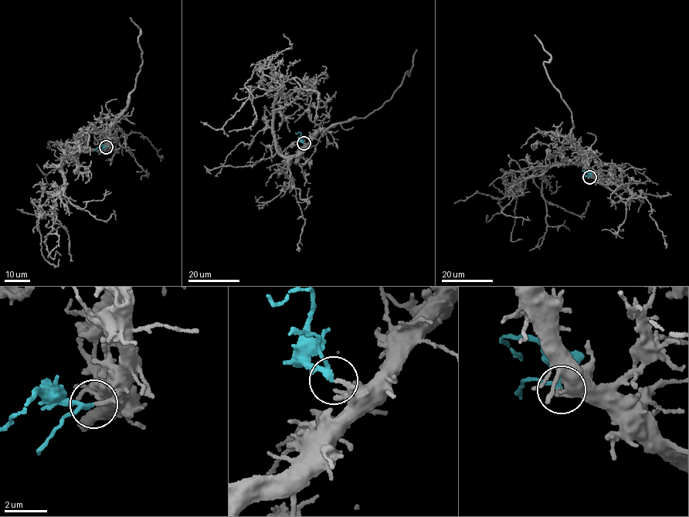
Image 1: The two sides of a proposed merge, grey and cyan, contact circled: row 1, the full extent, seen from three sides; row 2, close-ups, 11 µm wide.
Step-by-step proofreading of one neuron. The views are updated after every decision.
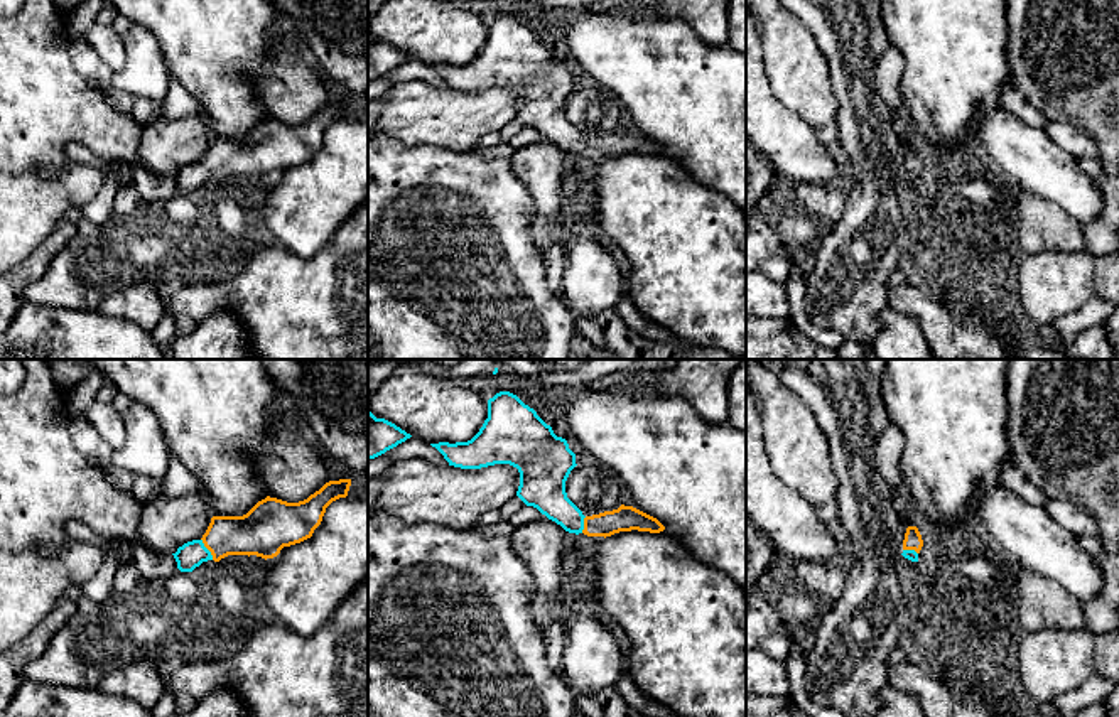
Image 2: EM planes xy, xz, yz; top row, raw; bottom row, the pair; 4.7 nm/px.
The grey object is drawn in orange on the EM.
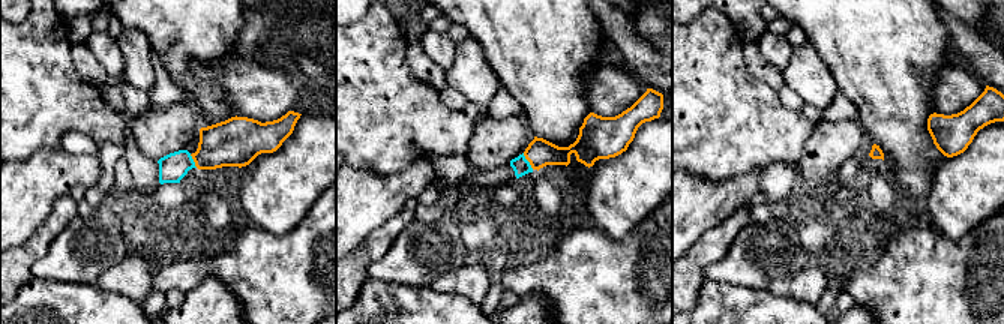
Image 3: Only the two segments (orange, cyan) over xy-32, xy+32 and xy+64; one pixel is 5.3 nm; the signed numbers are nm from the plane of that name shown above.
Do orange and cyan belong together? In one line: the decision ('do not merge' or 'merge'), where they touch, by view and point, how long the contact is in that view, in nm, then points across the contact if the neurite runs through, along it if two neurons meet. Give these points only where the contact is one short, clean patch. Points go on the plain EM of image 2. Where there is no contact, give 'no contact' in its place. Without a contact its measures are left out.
merge | xy (206, 169) | 120 nm | across xy (257, 156), (225, 157), (206, 169), (193, 176)

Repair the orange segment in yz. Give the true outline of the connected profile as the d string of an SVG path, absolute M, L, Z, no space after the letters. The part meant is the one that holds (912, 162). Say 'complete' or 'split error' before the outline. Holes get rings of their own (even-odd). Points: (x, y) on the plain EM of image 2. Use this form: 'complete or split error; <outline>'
split error; M908 148L903 162L903 179L918 184L918 175L923 169L922 157L916 148Z

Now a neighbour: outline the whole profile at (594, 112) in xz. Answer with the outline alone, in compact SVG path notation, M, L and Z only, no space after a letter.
M603 86L576 88L565 103L565 115L584 138L618 132L626 118L618 96Z

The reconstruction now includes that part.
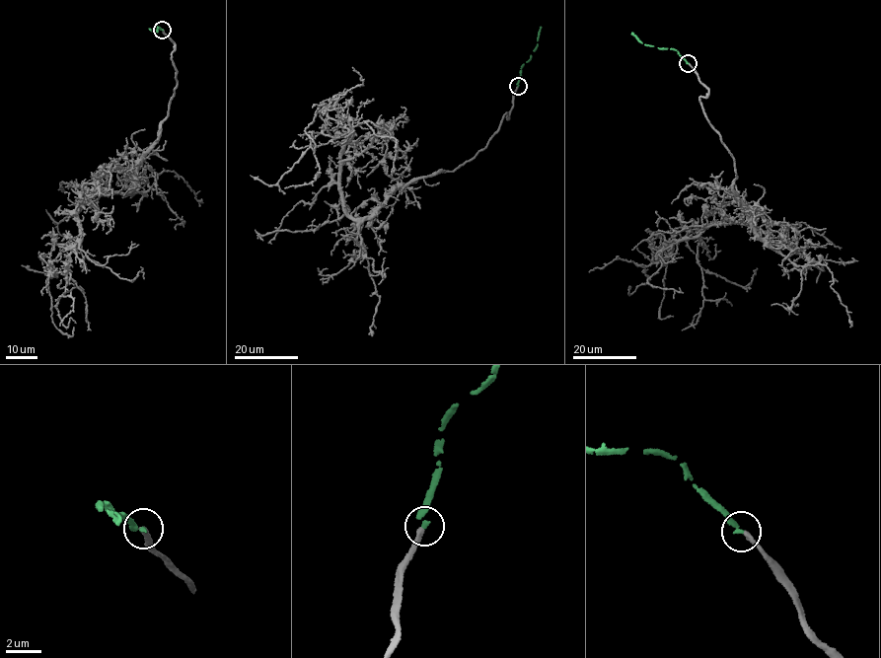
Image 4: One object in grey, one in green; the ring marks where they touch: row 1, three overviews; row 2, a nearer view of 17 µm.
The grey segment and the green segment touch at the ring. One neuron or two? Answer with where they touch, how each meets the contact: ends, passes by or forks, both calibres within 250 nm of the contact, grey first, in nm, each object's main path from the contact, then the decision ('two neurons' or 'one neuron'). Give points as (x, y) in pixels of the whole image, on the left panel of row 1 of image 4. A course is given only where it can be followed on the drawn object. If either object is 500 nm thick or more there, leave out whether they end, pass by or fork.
(162, 30) | grey ends | green ends | 280/260 nm | grey via (163, 30), (177, 88), (159, 140), (132, 188), (76, 208), (67, 272), (47, 278), (53, 324), (73, 327) | green via (162, 30), (155, 25), (157, 32), (148, 28) | one neuron

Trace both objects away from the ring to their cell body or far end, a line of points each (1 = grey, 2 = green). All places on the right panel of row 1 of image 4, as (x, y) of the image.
1: (688, 63), (752, 230), (779, 247), (723, 220), (663, 248), (658, 310), (673, 316)
2: (688, 63), (676, 50), (645, 44), (631, 32)

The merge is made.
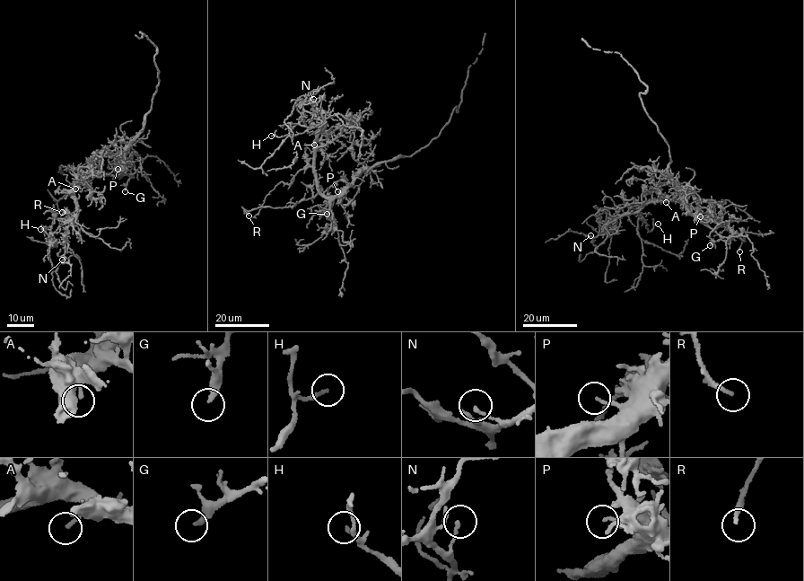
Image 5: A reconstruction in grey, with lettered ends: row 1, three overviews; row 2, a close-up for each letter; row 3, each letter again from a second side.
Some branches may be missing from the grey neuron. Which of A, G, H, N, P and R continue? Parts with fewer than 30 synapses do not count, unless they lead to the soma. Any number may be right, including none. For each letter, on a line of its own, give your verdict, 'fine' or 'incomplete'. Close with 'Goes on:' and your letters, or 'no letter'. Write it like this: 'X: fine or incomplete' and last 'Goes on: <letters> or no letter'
A: incomplete
G: incomplete
H: fine
N: fine
P: fine
R: fine
Goes on: A, G

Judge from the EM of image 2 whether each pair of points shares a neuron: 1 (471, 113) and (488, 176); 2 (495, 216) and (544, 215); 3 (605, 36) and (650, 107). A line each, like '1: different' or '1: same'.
1: different
2: different
3: same

